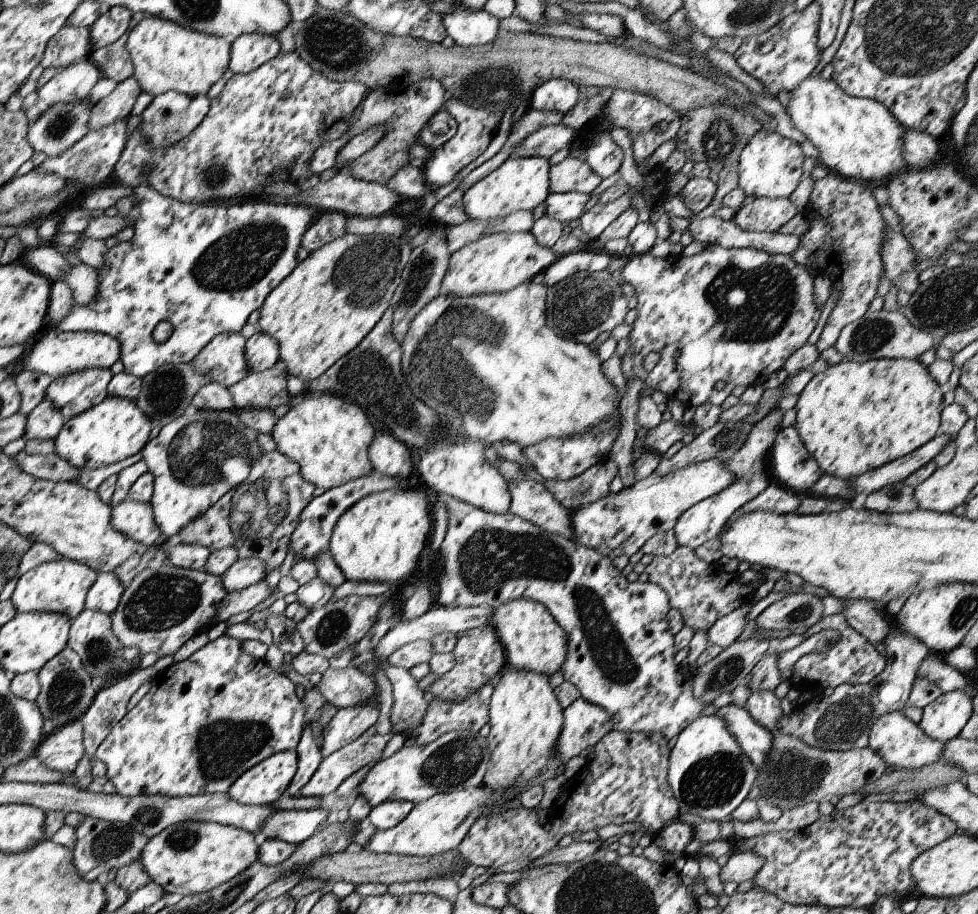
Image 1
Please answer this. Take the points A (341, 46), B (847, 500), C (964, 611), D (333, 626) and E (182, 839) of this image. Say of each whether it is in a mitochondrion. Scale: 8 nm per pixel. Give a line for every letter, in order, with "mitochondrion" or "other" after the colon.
A: mitochondrion
B: other
C: mitochondrion
D: mitochondrion
E: mitochondrion

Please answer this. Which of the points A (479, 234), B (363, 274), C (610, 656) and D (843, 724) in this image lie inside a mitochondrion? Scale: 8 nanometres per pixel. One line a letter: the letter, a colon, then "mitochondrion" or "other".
A: other
B: mitochondrion
C: mitochondrion
D: mitochondrion

